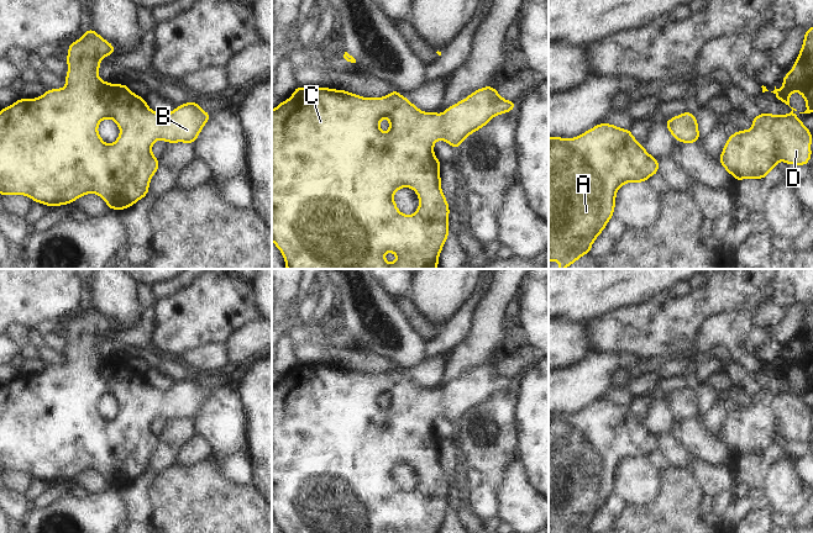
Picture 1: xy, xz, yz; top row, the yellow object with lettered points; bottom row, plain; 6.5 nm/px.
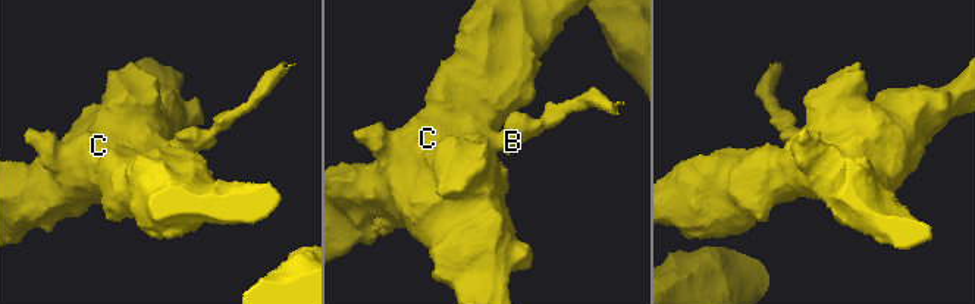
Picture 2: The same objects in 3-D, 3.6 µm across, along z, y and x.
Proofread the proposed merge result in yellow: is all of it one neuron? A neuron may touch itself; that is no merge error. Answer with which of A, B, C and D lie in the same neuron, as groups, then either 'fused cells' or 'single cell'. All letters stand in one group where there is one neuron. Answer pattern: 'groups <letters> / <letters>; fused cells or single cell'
groups A B C D; single cell

